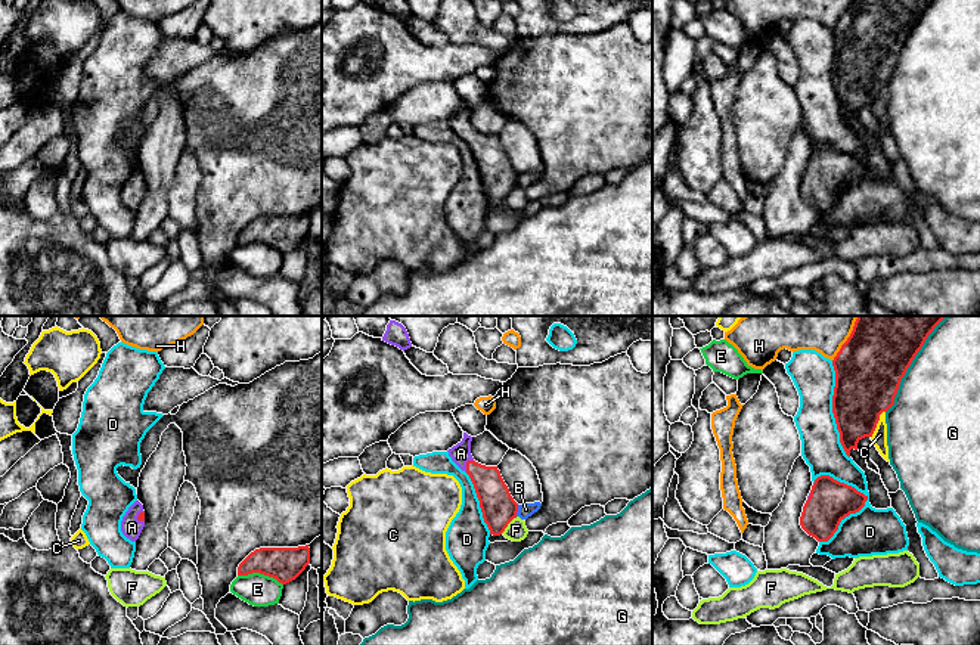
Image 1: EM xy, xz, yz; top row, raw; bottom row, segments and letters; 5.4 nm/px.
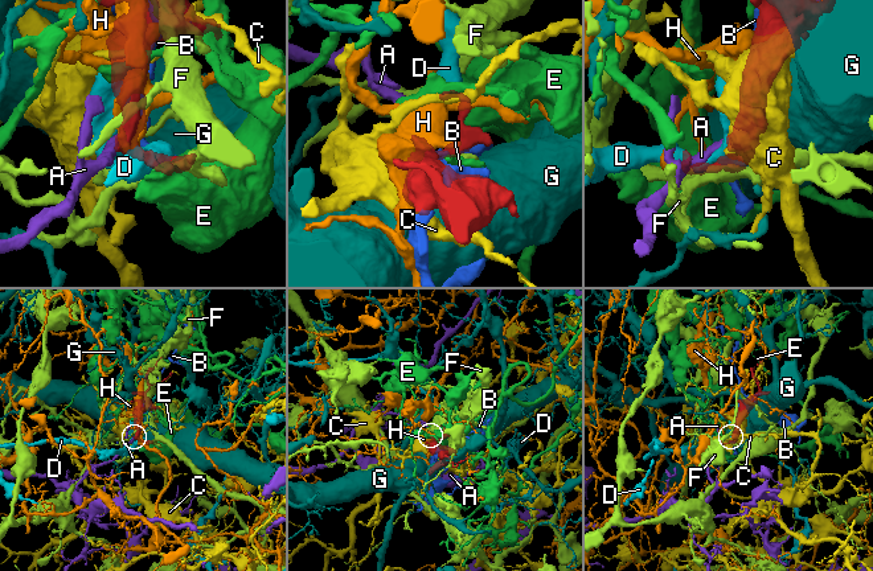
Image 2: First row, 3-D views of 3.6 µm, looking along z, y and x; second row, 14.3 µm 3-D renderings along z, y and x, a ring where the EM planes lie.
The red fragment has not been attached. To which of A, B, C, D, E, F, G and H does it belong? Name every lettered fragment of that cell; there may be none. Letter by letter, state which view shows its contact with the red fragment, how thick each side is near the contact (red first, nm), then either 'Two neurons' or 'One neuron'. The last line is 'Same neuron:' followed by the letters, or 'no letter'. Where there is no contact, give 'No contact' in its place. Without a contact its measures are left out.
A: Touches red in xz. Thickness 180 nm (red) against 110 nm. One neuron
B: Touches red in xz. Thickness 190 nm (red) against 80 nm. Two neurons
C: Touches red in yz. Thickness 360 nm (red) against 80 nm. Two neurons
D: Touches red in yz. Thickness 240 nm (red) against 260 nm. Two neurons
E: Touches red in xy. Thickness 190 nm (red) against 180 nm. Two neurons
F: Touches red in xz. Thickness 190 nm (red) against 110 nm. Two neurons
G: Touches red in yz. Thickness 400 nm (red) against 460 nm. Two neurons
H: Touches red in yz. Thickness 400 nm (red) against 380 nm. Two neurons
Same neuron: A

